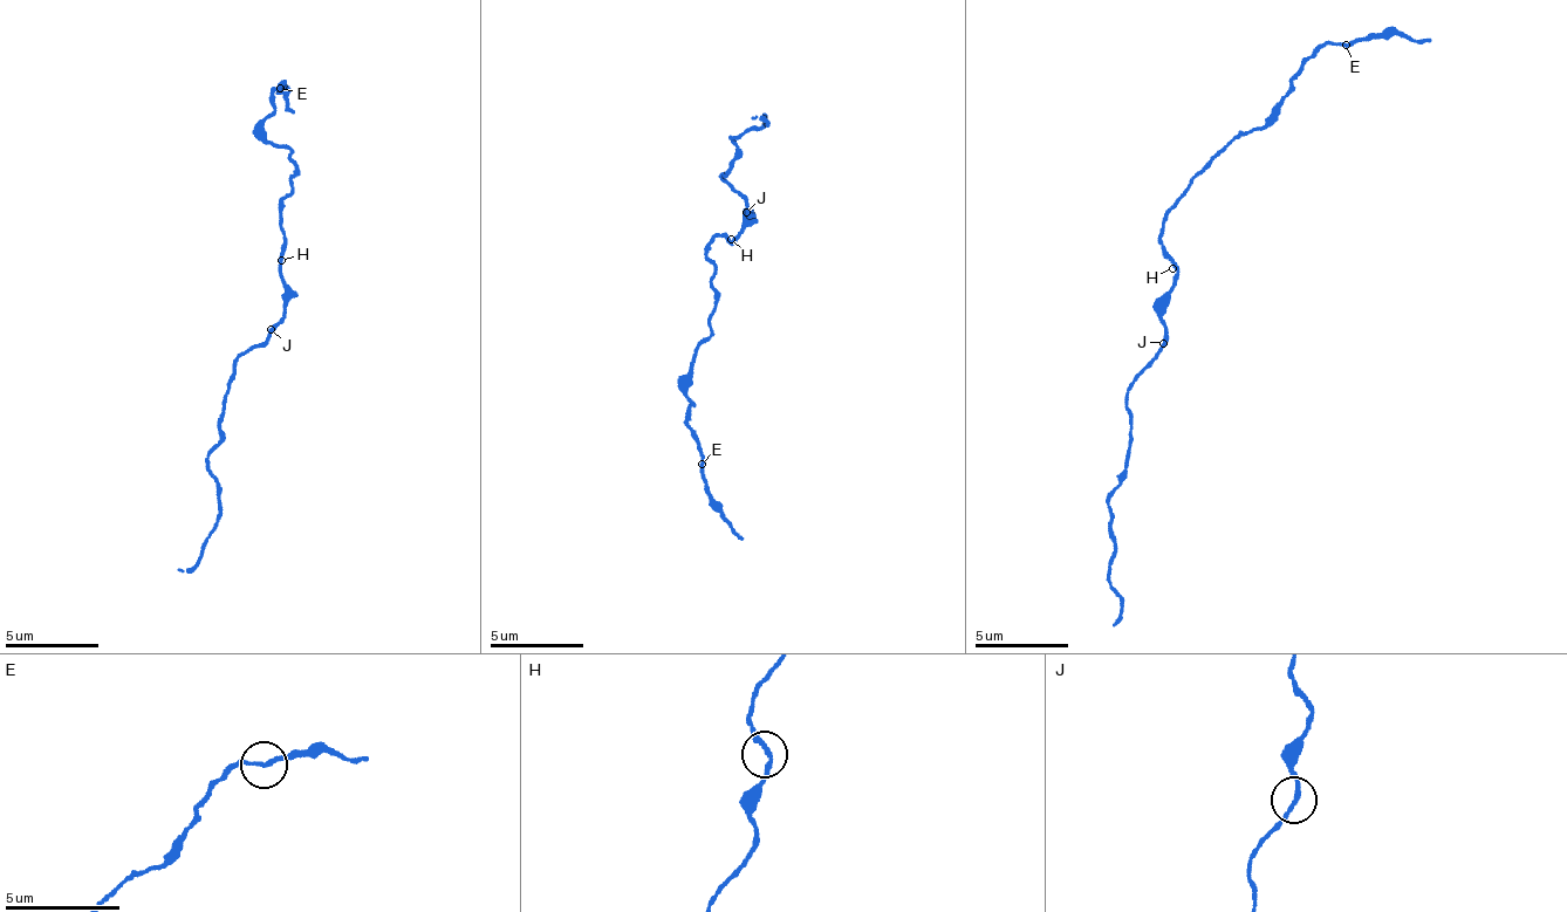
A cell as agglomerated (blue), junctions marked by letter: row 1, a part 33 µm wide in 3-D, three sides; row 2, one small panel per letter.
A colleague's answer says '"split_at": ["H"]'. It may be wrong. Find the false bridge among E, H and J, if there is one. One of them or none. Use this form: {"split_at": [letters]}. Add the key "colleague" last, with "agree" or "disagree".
{"split_at": [], "colleague": "disagree"}

